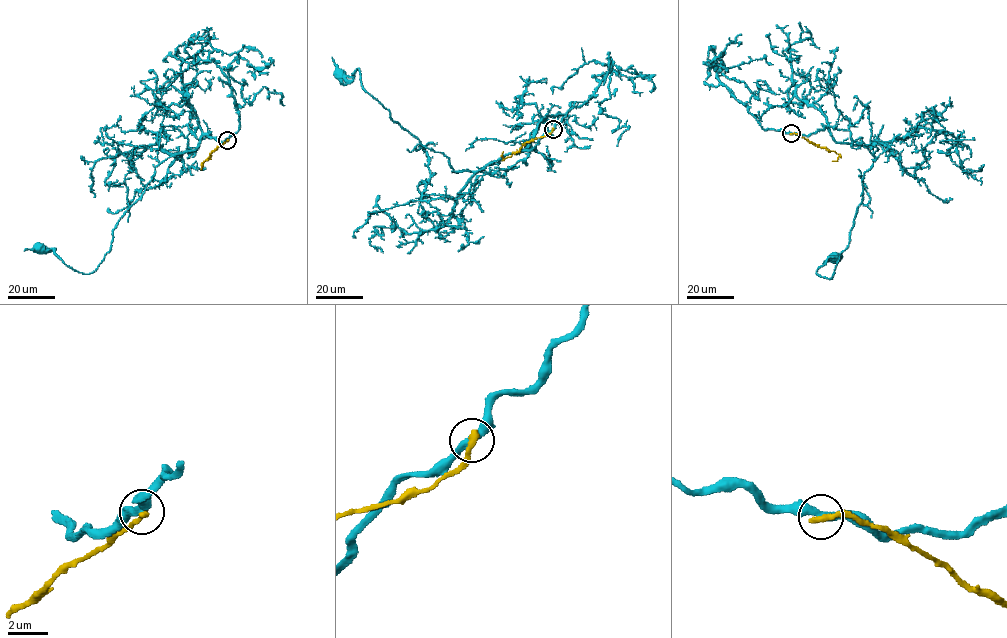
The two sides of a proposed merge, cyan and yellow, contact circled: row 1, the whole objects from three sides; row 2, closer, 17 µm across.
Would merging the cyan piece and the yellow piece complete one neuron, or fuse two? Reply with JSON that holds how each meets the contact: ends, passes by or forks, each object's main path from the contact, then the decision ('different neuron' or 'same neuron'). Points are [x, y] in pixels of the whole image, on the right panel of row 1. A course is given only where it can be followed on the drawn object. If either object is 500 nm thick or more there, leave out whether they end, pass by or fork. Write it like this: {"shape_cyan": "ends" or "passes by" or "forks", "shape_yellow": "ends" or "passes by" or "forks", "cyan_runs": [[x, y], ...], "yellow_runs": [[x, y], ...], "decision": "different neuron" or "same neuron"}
{"shape_cyan": "passes by", "shape_yellow": "ends", "cyan_runs": [[791, 133], [826, 127], [875, 158], [848, 246], [832, 277], [820, 276], [833, 256]], "yellow_runs": [[791, 133], [836, 152], [839, 156], [837, 161], [832, 161]], "decision": "different neuron"}

